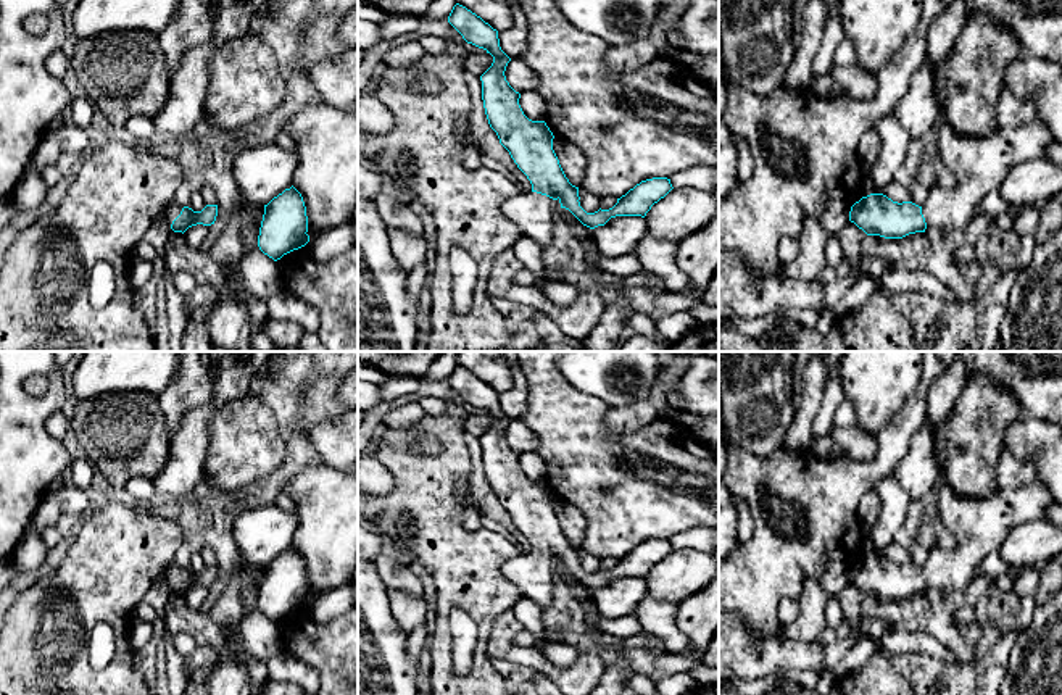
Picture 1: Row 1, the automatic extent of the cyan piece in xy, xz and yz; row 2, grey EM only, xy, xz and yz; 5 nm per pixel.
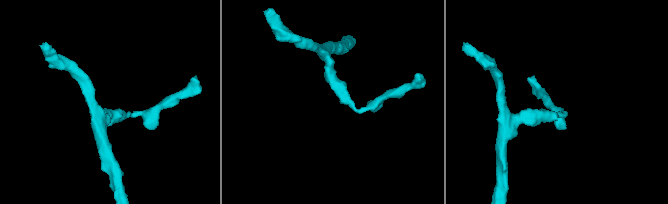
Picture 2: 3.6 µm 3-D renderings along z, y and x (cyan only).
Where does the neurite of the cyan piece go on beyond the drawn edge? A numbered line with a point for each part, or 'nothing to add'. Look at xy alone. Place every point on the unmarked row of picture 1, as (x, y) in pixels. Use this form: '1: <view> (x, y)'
1: xy (171, 573)

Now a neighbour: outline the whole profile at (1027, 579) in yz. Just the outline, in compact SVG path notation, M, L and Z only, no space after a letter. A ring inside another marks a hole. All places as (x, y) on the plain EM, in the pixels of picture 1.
M1023 566L1014 572L1014 592L1022 598L1033 593L1041 584L1041 572L1036 566Z

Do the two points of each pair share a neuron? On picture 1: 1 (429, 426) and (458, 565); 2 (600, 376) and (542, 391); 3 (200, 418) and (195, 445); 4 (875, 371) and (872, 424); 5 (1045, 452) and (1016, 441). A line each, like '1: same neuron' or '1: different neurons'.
1: same neuron
2: different neurons
3: same neuron
4: same neuron
5: same neuron

